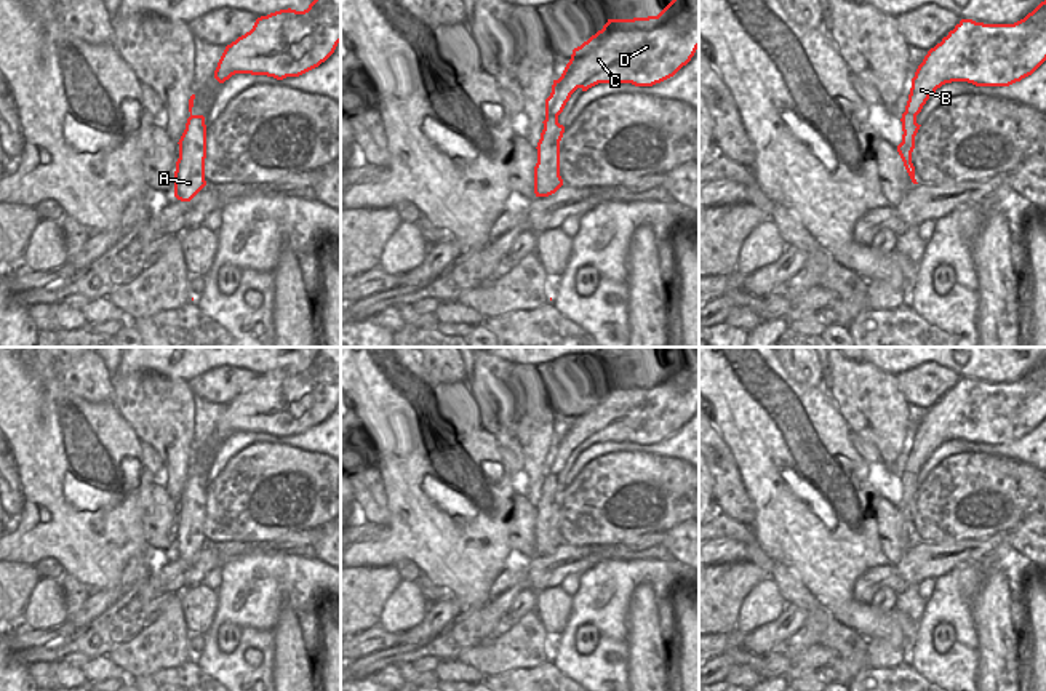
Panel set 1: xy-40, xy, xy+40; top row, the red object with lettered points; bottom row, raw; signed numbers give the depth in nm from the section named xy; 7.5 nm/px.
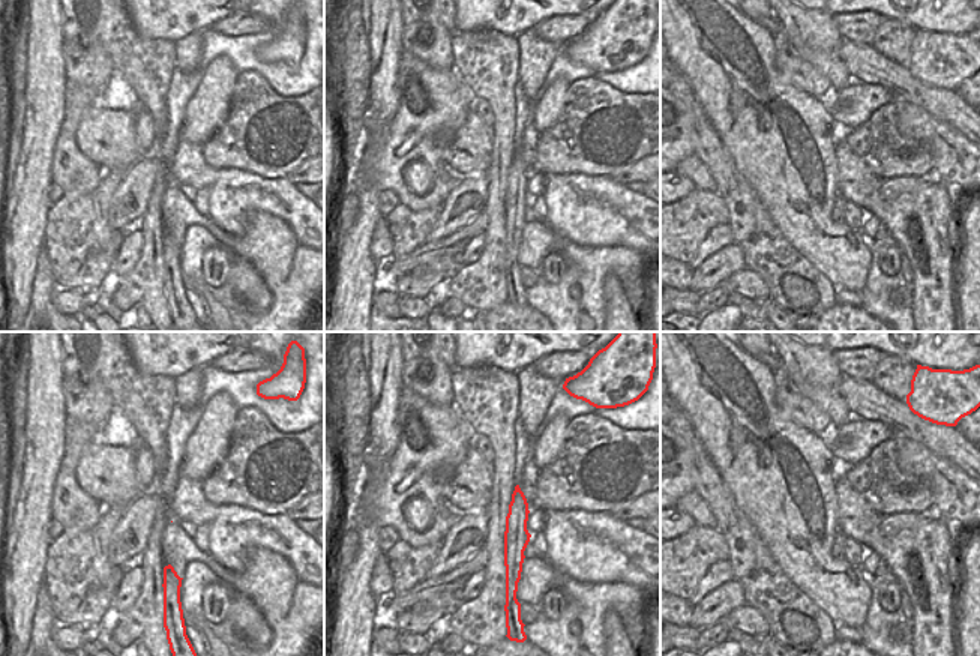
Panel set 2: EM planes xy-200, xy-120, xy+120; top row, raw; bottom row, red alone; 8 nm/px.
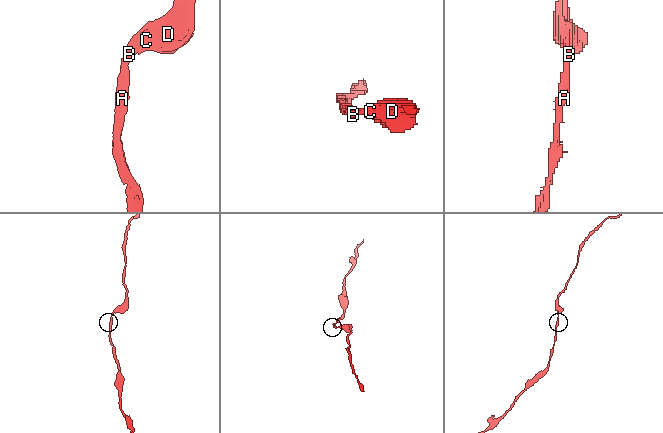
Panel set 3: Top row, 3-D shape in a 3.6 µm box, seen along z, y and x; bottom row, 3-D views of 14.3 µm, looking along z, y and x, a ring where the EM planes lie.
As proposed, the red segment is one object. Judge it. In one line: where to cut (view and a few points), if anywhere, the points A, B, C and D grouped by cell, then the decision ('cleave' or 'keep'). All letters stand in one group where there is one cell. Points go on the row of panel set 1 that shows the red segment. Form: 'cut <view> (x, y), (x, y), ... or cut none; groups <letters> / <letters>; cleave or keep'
cut none; groups A B C D; keep

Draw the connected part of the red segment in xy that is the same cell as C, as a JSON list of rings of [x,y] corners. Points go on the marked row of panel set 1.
[[[672,0],[657,16],[633,19],[608,19],[601,30],[573,50],[561,77],[553,80],[552,93],[545,99],[545,120],[537,142],[537,163],[534,166],[534,194],[549,197],[561,186],[560,141],[565,126],[558,123],[571,94],[581,88],[587,91],[598,83],[632,83],[653,86],[673,77],[686,66],[699,48],[699,0]]]

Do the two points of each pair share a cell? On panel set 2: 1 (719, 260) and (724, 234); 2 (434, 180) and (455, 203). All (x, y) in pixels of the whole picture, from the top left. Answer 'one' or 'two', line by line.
1: two
2: two

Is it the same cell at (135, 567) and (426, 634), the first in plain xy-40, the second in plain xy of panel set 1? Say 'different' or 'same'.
same

